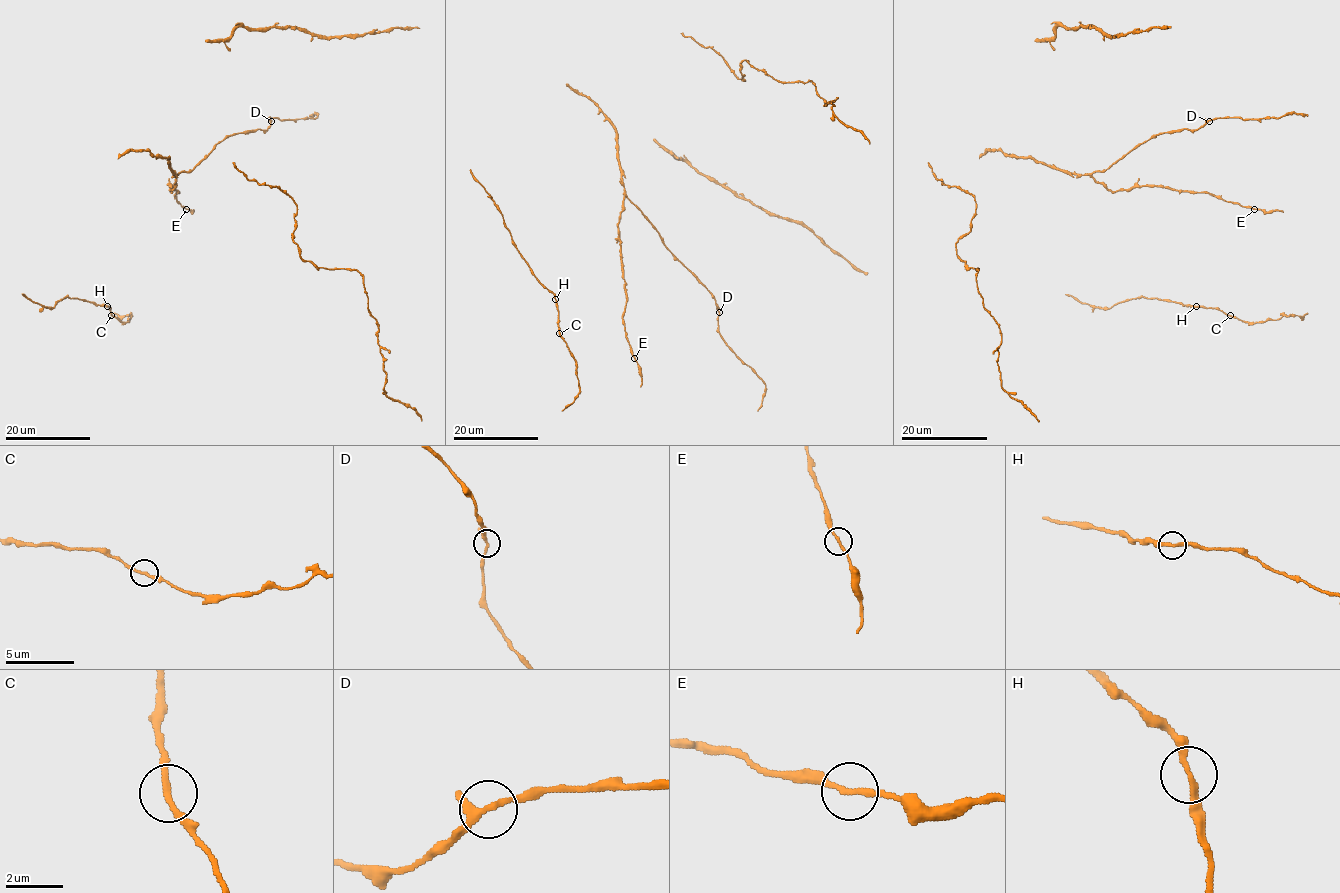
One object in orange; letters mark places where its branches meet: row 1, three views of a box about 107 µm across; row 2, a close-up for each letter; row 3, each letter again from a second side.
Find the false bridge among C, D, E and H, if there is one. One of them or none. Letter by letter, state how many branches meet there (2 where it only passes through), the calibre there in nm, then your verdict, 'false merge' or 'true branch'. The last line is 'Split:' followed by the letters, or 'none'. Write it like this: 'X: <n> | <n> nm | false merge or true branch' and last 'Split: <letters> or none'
C: 2 | 200 nm | true branch
D: 3 | 200 nm | true branch
E: 2 | 200 nm | true branch
H: 2 | 220 nm | true branch
Split: none

